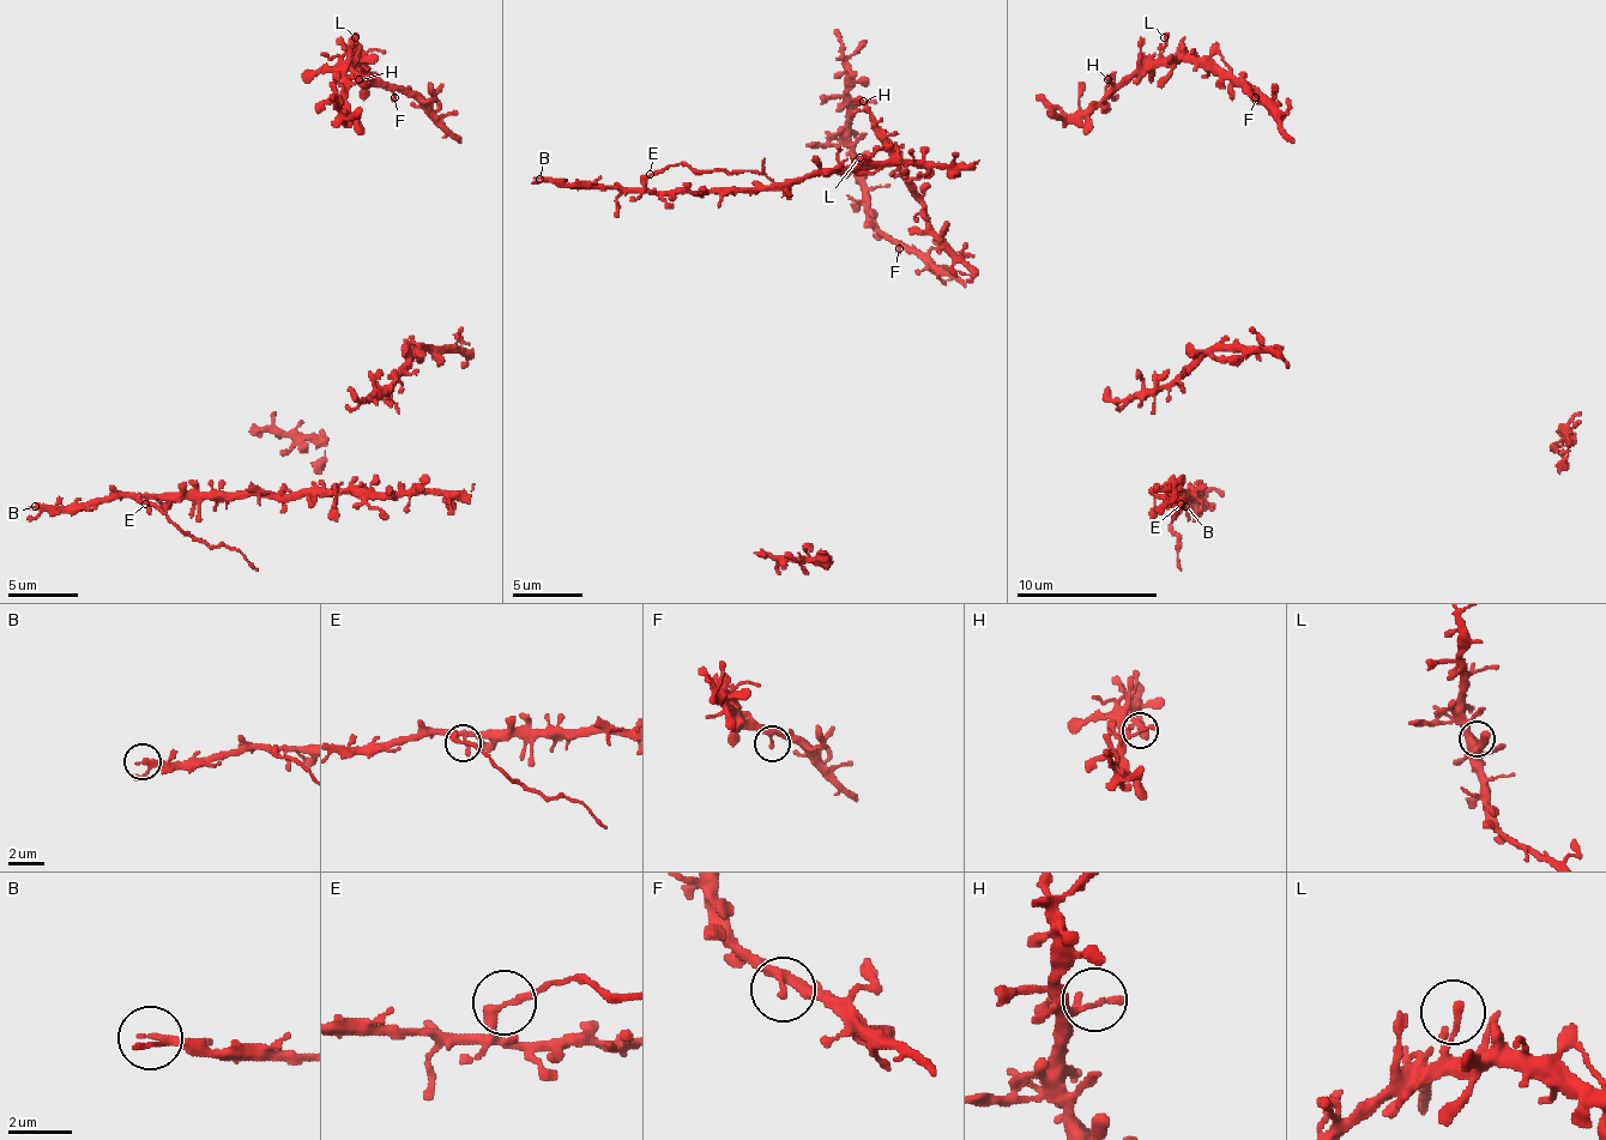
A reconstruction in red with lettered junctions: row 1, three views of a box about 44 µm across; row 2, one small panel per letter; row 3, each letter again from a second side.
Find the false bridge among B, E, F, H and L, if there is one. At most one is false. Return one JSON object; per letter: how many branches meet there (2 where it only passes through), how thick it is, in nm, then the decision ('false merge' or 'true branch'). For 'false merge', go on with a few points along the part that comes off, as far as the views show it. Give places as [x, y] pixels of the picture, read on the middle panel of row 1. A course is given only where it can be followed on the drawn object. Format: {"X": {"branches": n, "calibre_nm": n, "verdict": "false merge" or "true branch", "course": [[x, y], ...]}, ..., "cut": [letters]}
{"B": {"branches": 2, "calibre_nm": 240, "verdict": "true branch"}, "E": {"branches": 2, "calibre_nm": 300, "verdict": "false merge", "course": [[648, 175], [684, 164], [761, 175]]}, "F": {"branches": 2, "calibre_nm": 260, "verdict": "true branch"}, "H": {"branches": 2, "calibre_nm": 180, "verdict": "true branch"}, "L": {"branches": 1, "calibre_nm": 240, "verdict": "true branch"}, "cut": ["E"]}

